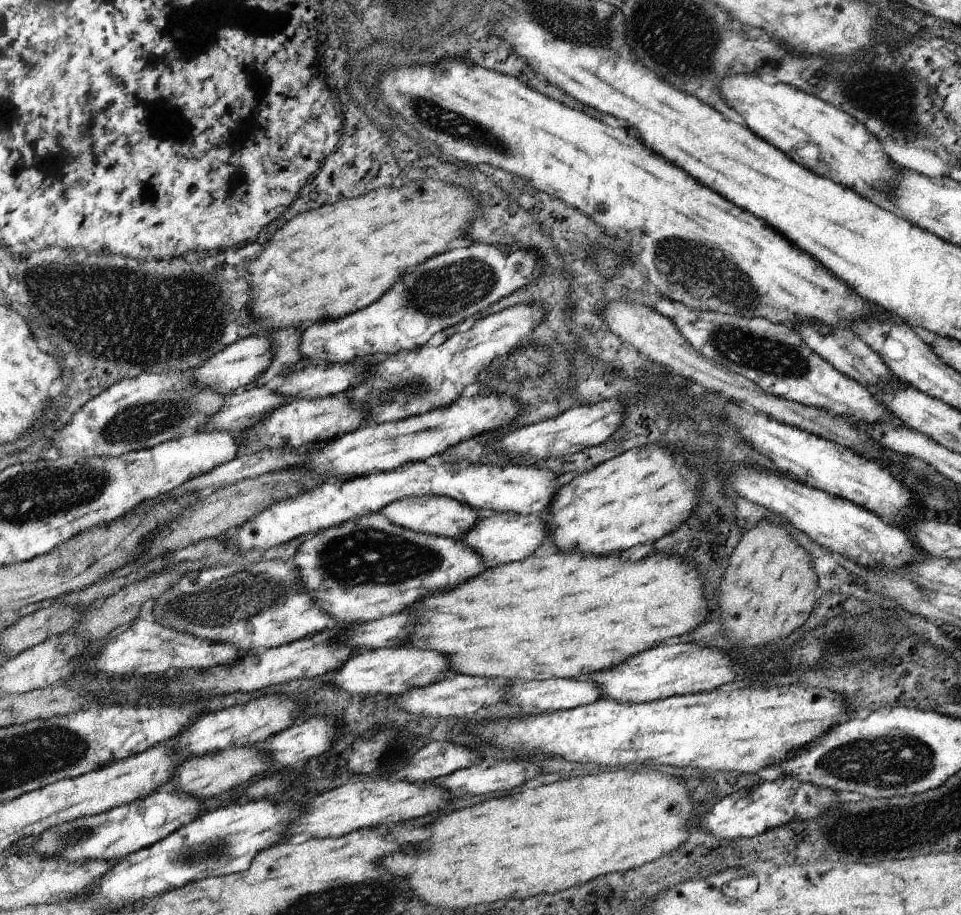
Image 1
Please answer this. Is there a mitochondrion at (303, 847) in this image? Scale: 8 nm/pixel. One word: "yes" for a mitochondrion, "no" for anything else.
no

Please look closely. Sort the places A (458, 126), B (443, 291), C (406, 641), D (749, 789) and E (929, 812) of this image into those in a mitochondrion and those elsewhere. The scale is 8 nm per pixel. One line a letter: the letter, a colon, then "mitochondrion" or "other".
A: mitochondrion
B: mitochondrion
C: other
D: other
E: other

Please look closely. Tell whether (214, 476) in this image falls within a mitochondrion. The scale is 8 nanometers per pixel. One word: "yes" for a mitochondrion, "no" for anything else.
no

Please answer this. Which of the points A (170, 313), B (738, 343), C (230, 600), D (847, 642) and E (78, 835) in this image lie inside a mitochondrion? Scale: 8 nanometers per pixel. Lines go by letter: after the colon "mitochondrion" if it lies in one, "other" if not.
A: mitochondrion
B: mitochondrion
C: mitochondrion
D: mitochondrion
E: mitochondrion

